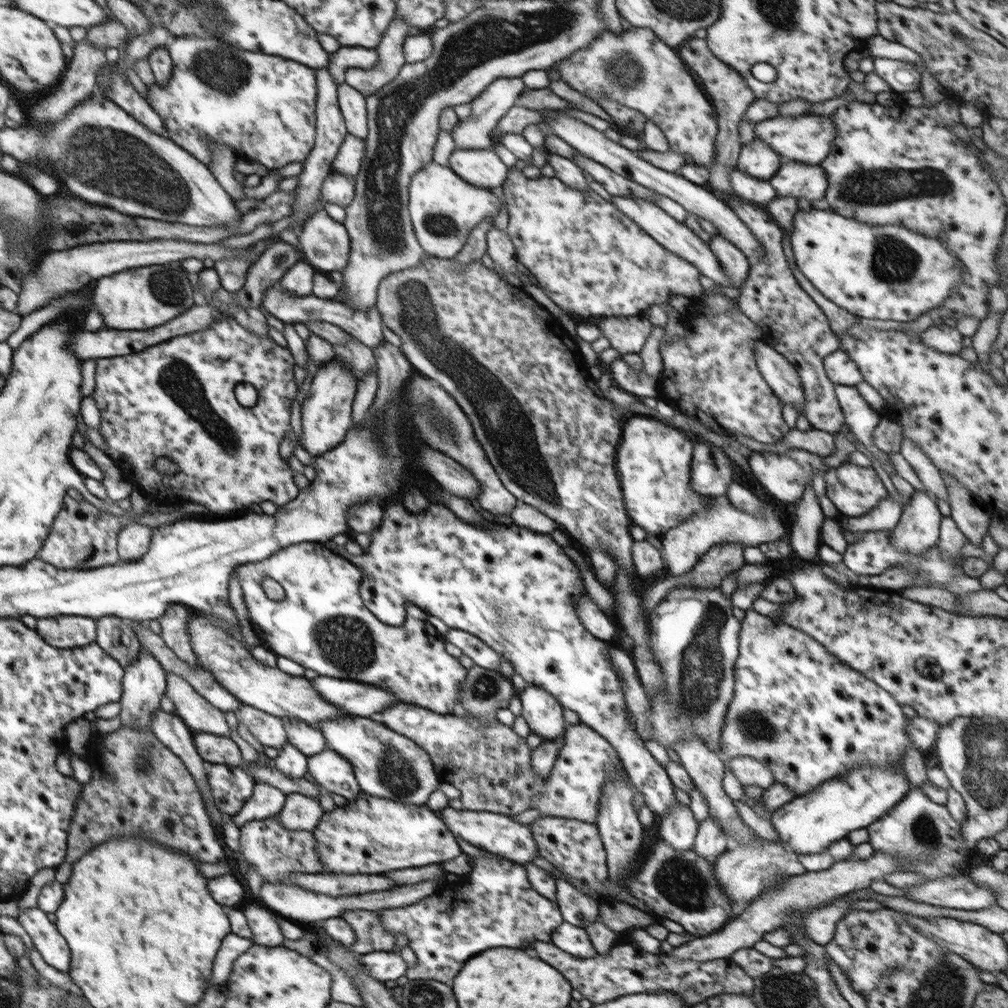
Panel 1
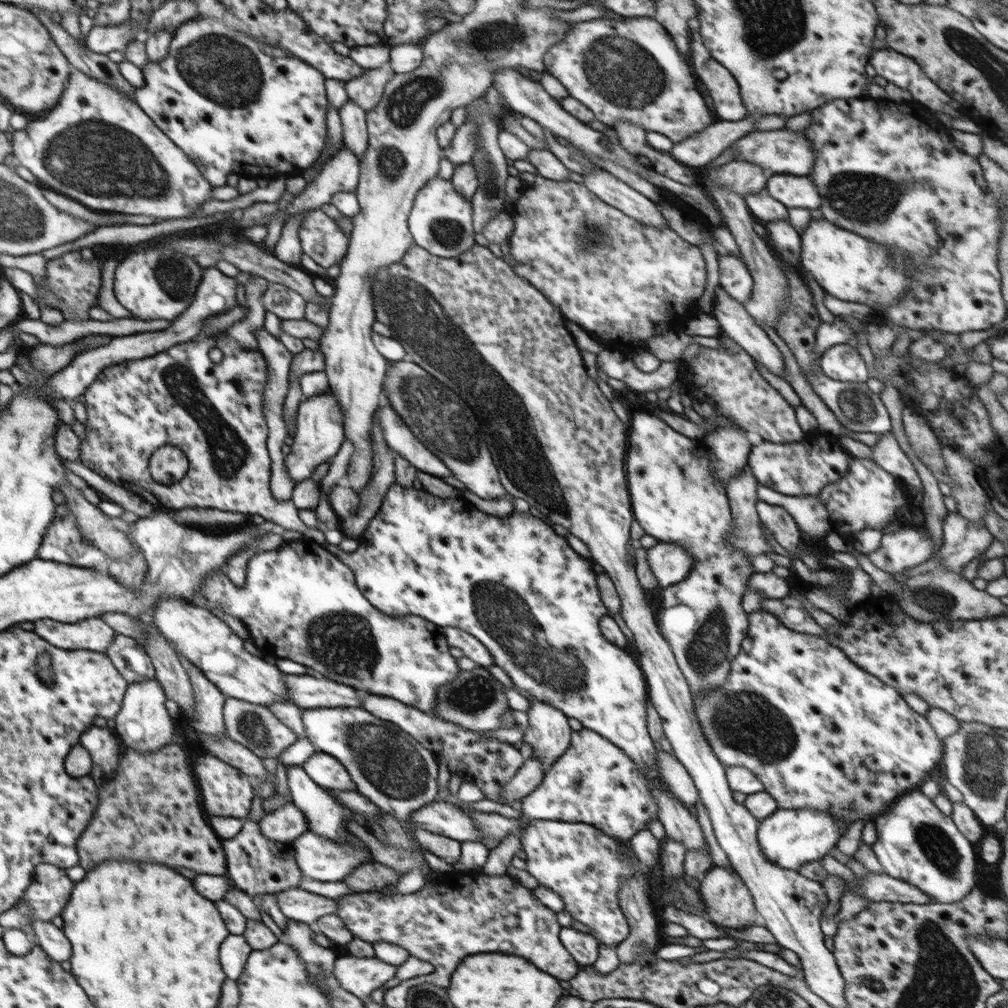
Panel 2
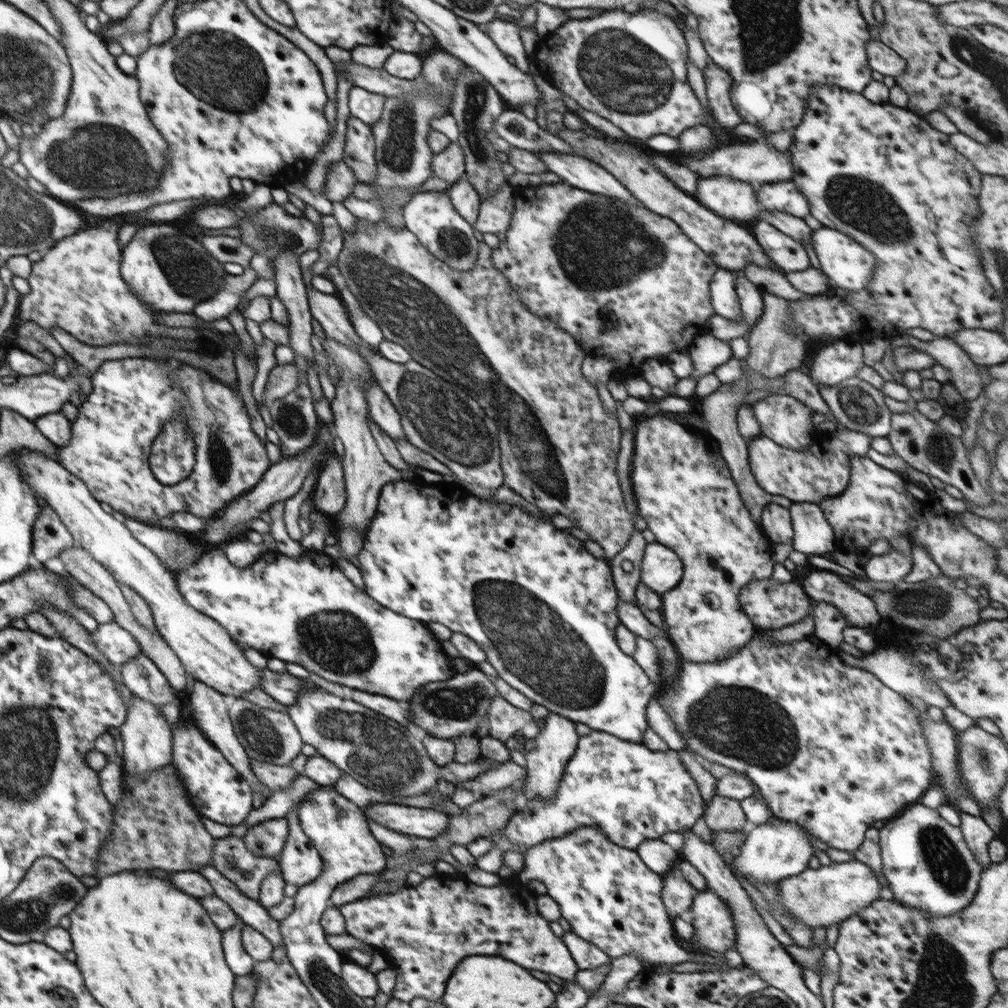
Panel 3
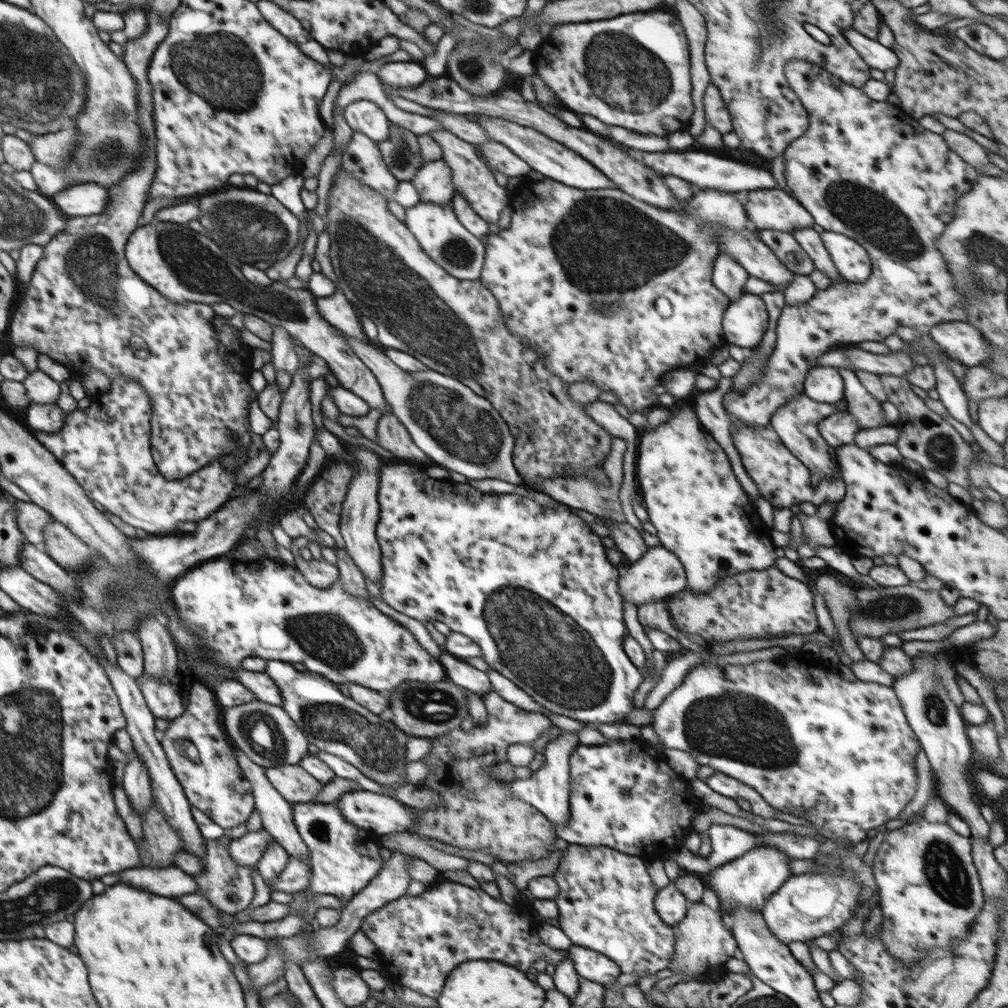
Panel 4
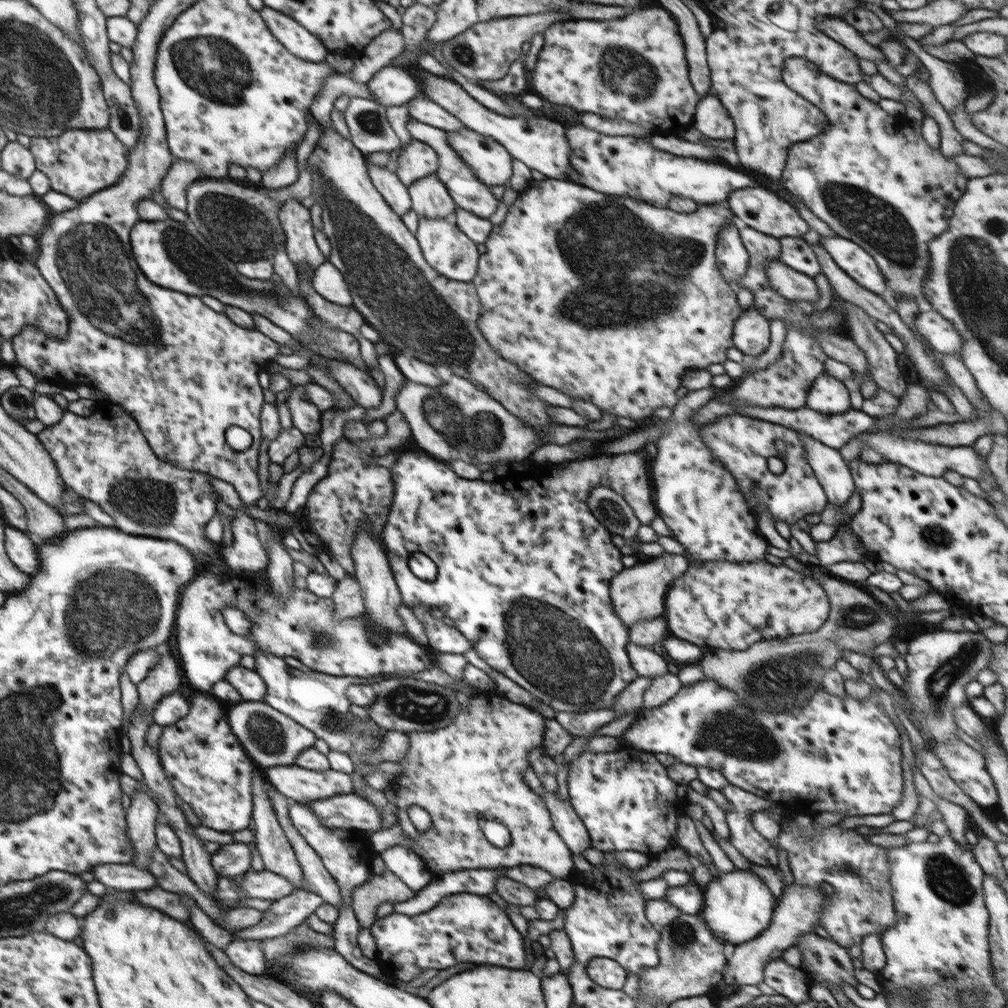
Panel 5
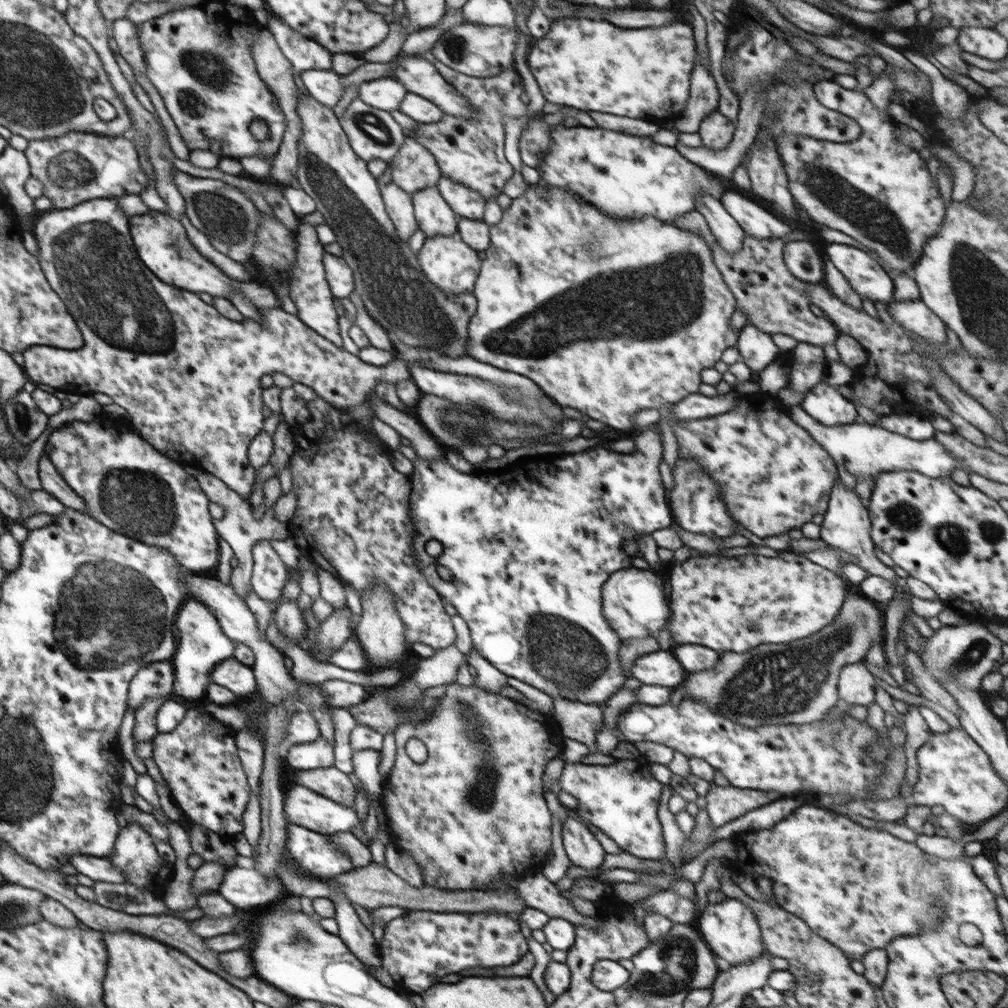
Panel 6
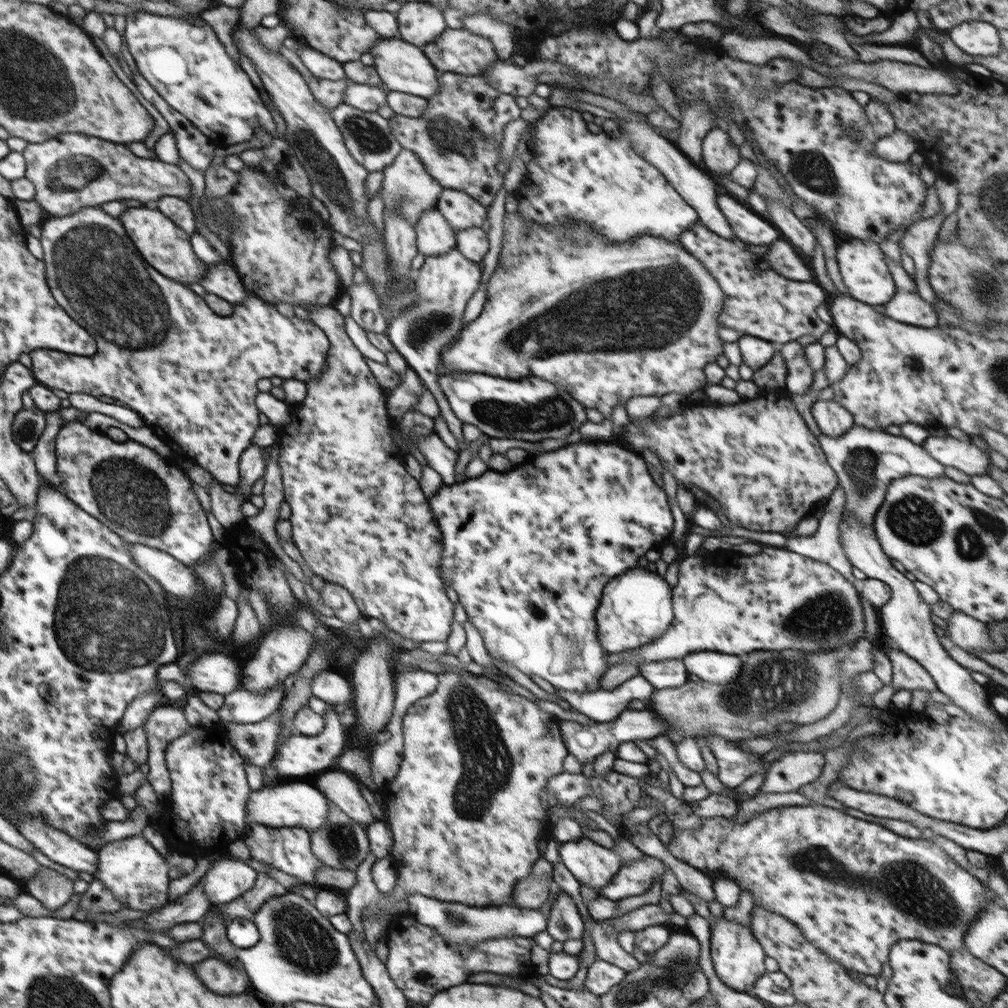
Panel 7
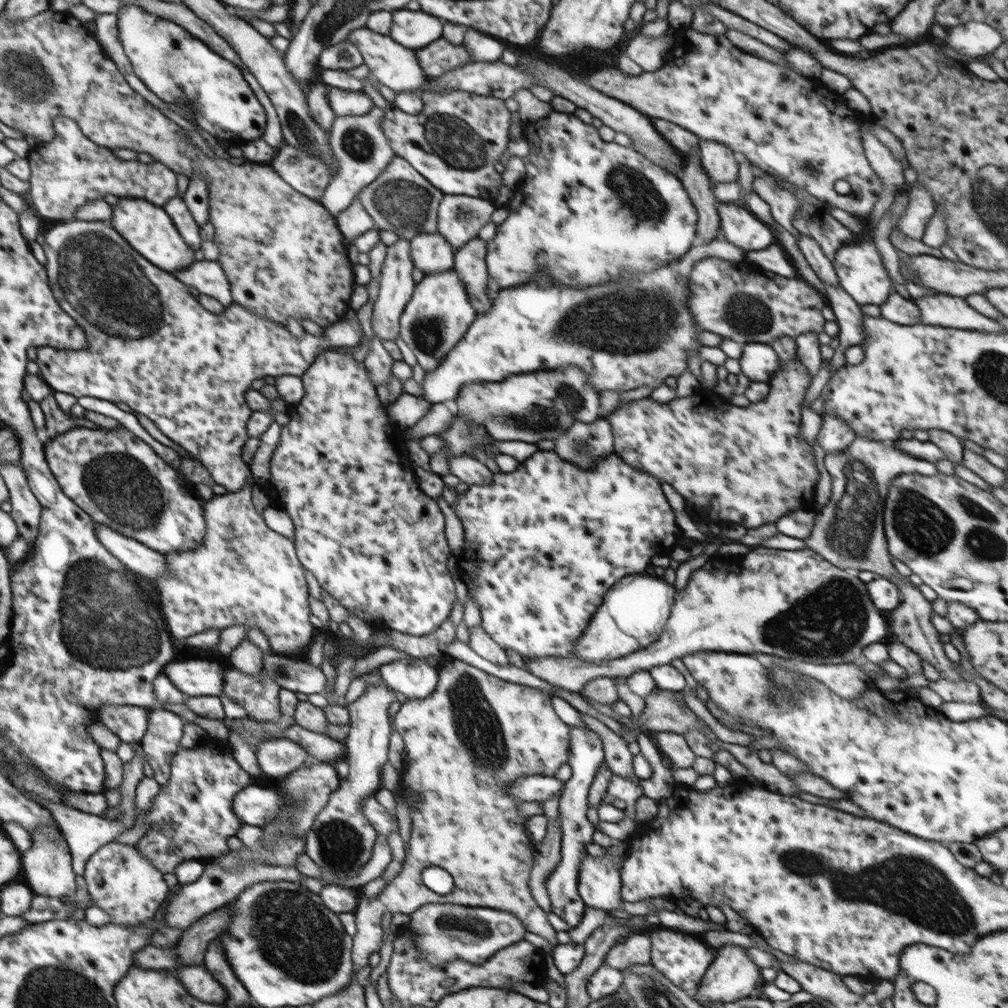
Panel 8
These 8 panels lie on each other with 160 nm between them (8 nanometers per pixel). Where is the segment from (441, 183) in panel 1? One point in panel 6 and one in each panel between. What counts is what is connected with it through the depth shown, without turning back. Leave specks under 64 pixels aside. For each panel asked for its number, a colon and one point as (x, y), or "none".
2: (441, 220)
3: (431, 216)
4: (441, 235)
5: (446, 248)
6: (449, 263)

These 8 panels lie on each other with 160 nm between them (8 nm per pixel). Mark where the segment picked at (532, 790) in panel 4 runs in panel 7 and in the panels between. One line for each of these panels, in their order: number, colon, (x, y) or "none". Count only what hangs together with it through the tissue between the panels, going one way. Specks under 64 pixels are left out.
5: (569, 826)
6: (583, 849)
7: (592, 864)

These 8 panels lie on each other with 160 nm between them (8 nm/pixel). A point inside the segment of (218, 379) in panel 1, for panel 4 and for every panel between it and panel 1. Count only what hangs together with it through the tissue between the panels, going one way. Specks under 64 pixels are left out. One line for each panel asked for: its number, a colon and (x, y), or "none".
2: (213, 411)
3: (131, 398)
4: (107, 447)

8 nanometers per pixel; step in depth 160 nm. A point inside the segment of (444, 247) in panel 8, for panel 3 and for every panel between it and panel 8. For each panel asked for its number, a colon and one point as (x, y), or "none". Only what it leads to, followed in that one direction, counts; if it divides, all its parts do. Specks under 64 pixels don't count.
3: (449, 165)
4: (433, 180)
5: (430, 198)
6: (434, 216)
7: (435, 236)

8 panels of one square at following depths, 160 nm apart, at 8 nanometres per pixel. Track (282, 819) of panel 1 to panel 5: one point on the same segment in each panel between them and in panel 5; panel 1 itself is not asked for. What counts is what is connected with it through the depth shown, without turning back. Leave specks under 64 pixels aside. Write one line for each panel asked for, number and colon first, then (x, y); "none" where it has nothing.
2: (287, 823)
3: (267, 838)
4: (247, 850)
5: (232, 860)

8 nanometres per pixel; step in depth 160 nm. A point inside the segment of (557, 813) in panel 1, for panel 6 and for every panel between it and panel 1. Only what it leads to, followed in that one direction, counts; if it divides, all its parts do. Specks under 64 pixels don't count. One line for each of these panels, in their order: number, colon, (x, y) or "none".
2: (594, 782)
3: (629, 793)
4: (618, 799)
5: (626, 803)
6: (622, 799)

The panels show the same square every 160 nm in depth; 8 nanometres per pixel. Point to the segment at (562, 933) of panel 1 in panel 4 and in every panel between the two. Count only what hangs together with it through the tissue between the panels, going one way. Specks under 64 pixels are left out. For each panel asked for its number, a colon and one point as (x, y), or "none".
2: (584, 948)
3: (588, 956)
4: (591, 965)

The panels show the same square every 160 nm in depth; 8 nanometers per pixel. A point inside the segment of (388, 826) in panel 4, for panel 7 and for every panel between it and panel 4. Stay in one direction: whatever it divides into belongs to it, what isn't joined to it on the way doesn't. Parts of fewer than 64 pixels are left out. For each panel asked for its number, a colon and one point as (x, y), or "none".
5: (351, 812)
6: (304, 807)
7: (300, 805)

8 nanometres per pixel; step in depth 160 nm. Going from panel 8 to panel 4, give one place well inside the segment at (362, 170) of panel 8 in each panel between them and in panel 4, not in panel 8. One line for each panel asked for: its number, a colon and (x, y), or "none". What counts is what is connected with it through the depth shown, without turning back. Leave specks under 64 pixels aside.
4: (365, 116)
5: (370, 132)
6: (372, 133)
7: (367, 136)

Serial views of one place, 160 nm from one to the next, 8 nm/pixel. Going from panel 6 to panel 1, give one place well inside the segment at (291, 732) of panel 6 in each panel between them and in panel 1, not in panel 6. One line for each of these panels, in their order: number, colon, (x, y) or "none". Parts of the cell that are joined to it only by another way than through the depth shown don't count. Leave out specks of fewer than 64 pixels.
1: (195, 711)
2: (252, 725)
3: (267, 735)
4: (264, 732)
5: (271, 739)

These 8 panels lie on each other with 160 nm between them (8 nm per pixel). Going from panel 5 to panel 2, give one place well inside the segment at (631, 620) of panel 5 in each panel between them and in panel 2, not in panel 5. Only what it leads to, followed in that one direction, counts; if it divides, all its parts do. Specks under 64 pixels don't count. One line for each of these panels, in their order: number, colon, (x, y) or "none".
2: (669, 563)
3: (661, 570)
4: (658, 575)

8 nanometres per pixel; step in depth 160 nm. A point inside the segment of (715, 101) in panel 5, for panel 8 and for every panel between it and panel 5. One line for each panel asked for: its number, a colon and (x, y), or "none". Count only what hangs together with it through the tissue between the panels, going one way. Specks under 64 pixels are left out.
6: (716, 130)
7: (720, 154)
8: (718, 161)

